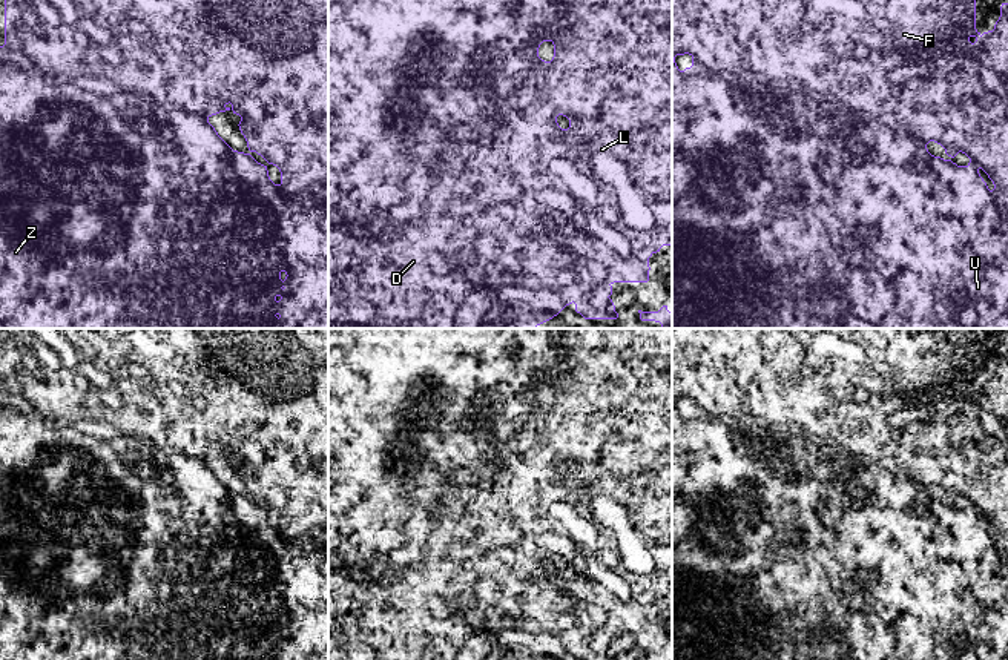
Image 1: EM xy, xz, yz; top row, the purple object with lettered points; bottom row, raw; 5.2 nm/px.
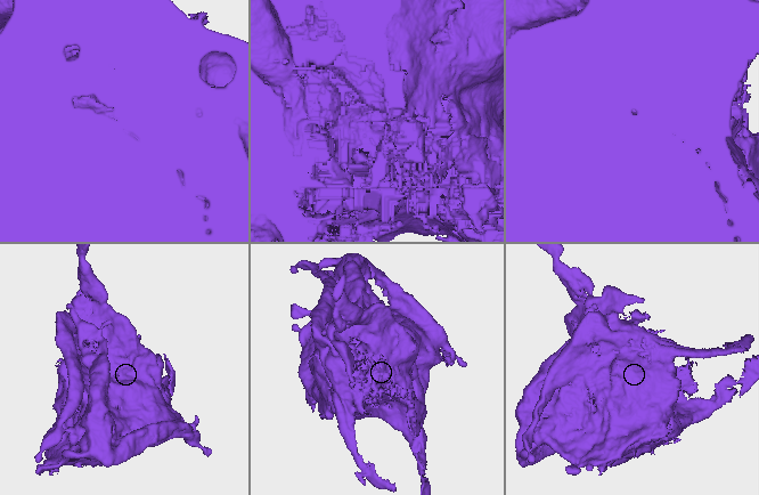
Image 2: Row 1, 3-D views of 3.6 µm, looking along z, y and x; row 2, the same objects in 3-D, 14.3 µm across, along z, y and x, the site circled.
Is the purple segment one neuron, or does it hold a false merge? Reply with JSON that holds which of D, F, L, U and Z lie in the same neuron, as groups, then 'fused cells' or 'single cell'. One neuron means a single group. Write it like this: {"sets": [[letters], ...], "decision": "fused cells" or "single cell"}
{"sets": [["D", "F", "L", "U", "Z"]], "decision": "single cell"}

